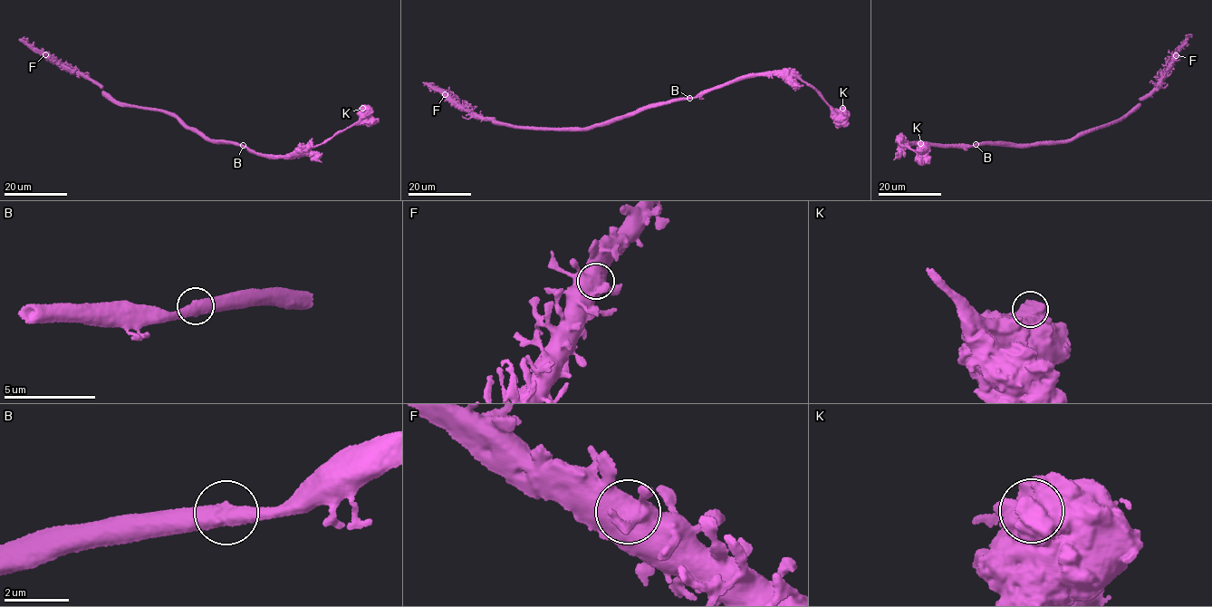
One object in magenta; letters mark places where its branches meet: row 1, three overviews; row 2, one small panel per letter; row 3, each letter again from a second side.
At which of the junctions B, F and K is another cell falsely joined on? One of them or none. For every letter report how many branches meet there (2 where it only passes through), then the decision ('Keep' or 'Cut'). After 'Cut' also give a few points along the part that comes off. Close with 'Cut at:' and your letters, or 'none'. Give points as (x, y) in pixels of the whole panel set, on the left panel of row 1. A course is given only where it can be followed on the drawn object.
B: Branches: 2. Keep
F: Branches: 2. Keep
K: Branches: 2. Keep
Cut at: none

